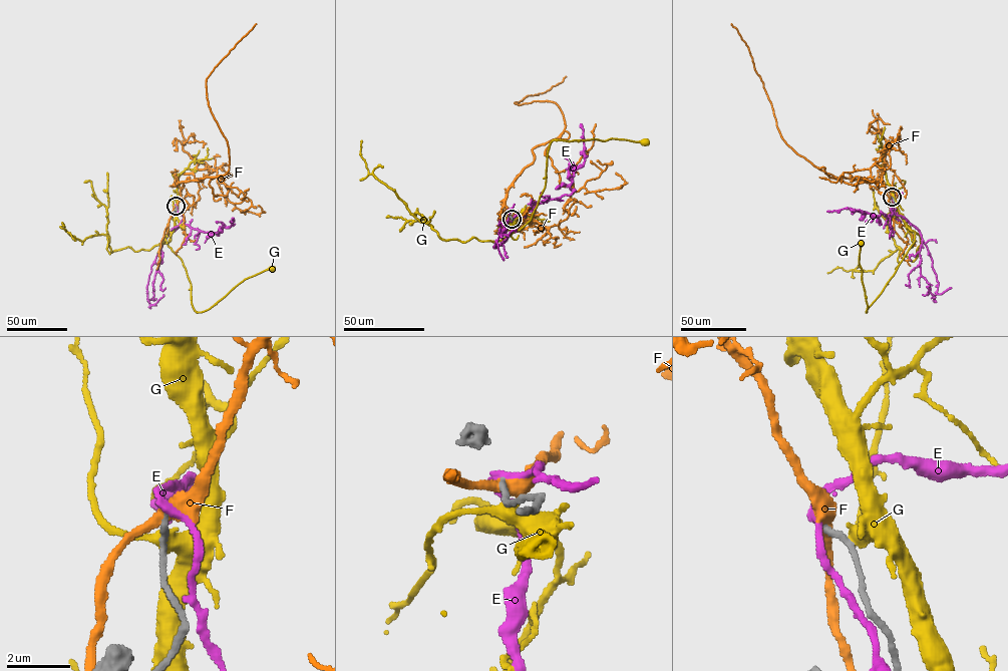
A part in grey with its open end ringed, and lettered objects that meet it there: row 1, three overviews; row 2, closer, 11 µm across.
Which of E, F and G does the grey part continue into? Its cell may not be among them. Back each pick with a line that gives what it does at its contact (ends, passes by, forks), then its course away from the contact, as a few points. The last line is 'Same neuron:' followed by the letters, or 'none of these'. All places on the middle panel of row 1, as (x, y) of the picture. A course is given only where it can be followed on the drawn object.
Same neuron: none of these

